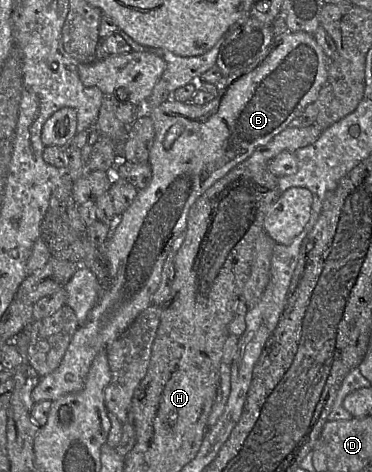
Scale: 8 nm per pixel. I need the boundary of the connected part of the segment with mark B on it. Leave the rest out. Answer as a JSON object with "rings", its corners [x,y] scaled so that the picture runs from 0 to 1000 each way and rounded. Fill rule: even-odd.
{"rings":[[[774,66],[739,83],[707,129],[691,129],[602,165],[586,178],[586,199],[567,216],[527,222],[462,208],[419,227],[387,227],[390,242],[403,246],[417,273],[417,292],[401,324],[406,383],[390,400],[371,403],[347,441],[317,458],[312,483],[285,515],[269,521],[290,557],[298,597],[242,659],[231,682],[204,699],[161,773],[113,799],[89,822],[83,841],[94,854],[116,847],[148,850],[175,835],[223,824],[255,754],[320,714],[409,644],[409,627],[433,597],[438,561],[462,530],[465,513],[497,492],[513,436],[581,383],[664,339],[694,311],[710,309],[780,267],[780,258],[825,222],[852,212],[879,169],[884,129],[841,74],[815,66]]]}

